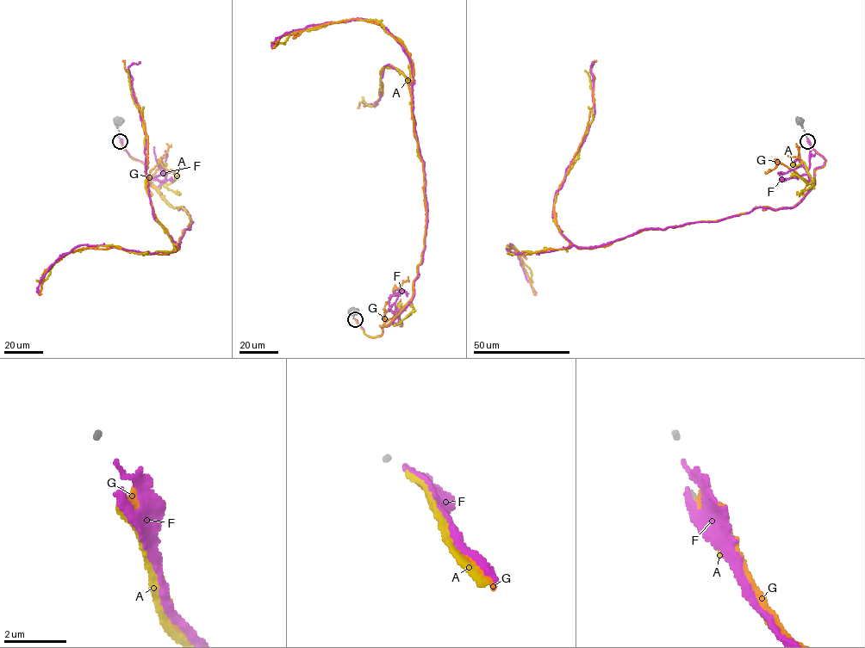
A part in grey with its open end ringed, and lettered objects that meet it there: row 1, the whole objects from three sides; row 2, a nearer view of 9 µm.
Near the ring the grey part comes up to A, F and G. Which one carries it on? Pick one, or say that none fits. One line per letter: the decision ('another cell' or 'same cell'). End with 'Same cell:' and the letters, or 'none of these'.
A: same cell
F: another cell
G: another cell
Same cell: A

